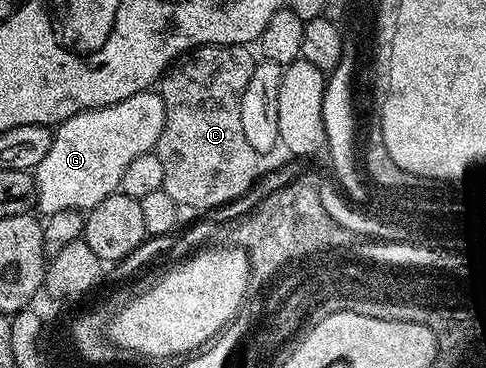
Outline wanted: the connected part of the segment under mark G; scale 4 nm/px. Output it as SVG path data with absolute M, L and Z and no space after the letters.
M148 89L133 97L125 97L125 101L117 101L108 107L94 107L92 111L82 111L58 124L53 131L53 145L49 145L49 153L41 160L41 165L34 169L35 197L37 207L43 210L44 216L61 213L65 209L82 211L101 205L105 197L119 191L119 182L137 157L154 152L155 142L161 137L161 129L165 125L165 105L154 90Z

